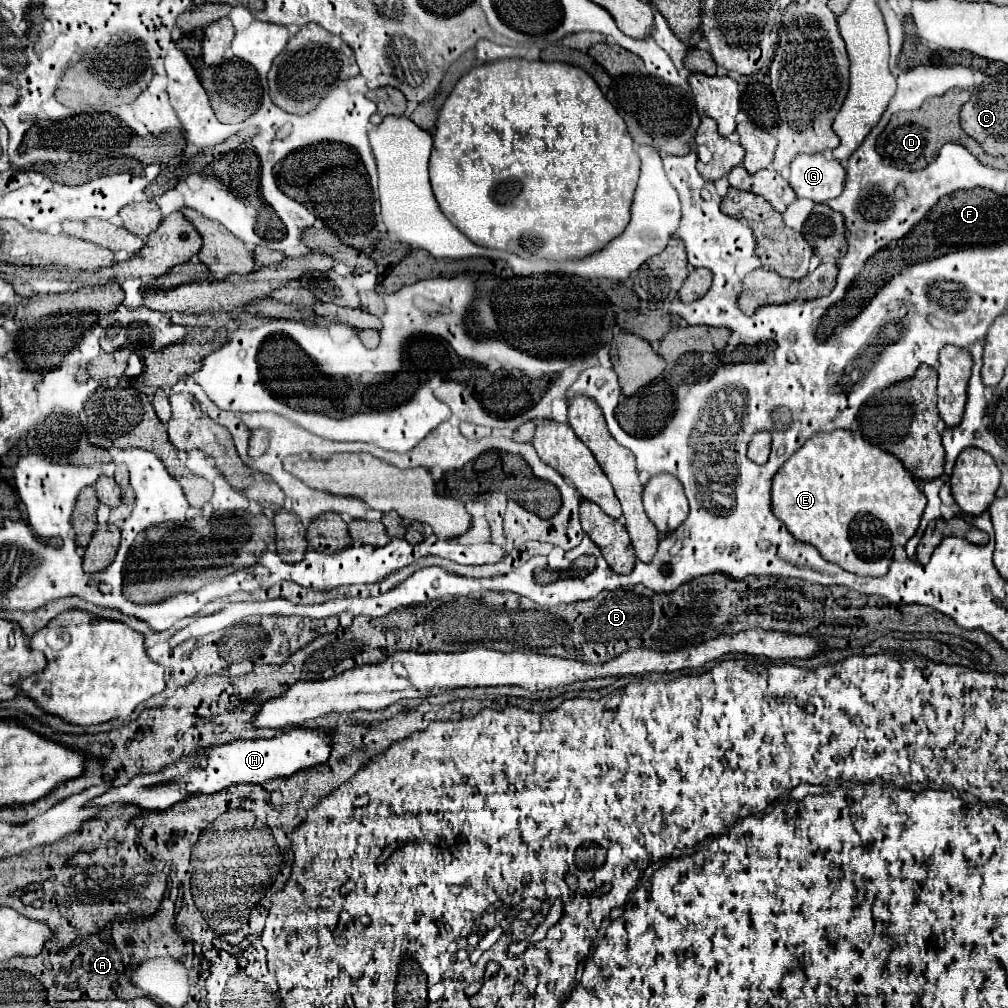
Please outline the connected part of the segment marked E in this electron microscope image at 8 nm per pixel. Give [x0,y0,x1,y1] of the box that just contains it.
[771,430,927,576]

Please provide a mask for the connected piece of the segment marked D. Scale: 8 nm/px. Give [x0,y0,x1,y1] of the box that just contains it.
[877,90,1007,170]

